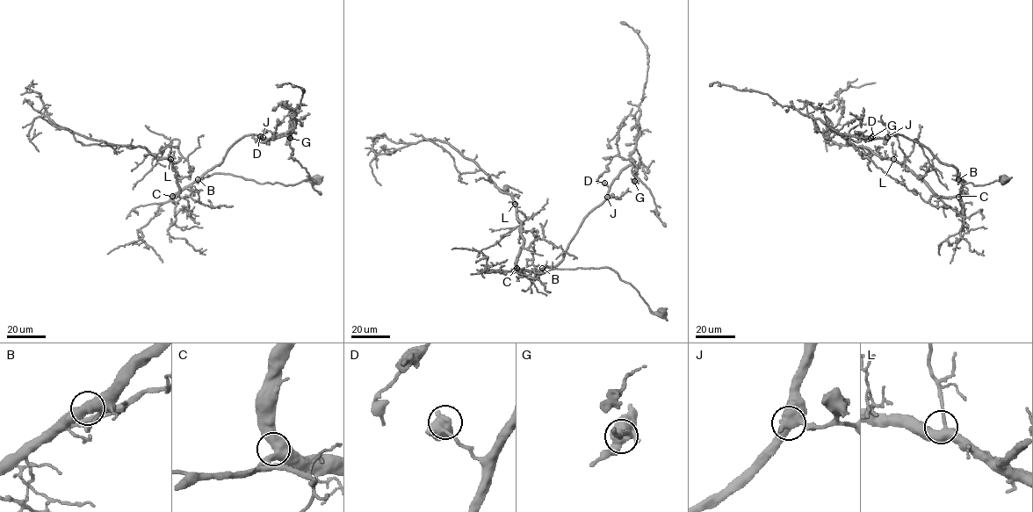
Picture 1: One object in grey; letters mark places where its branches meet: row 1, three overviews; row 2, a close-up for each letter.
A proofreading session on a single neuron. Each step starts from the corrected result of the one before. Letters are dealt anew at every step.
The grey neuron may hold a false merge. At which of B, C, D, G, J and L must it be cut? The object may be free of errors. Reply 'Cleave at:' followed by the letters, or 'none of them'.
Cleave at: none of them

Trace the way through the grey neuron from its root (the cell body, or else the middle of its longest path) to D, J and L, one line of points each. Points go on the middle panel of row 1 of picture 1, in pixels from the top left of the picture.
D: (660, 313), (608, 267), (542, 272), (562, 259), (582, 219), (606, 198), (604, 183)
J: (660, 313), (653, 313), (639, 292), (608, 267), (553, 269), (542, 272), (562, 259), (582, 219), (607, 197)
L: (660, 313), (608, 267), (522, 270), (516, 257), (523, 239), (515, 204)

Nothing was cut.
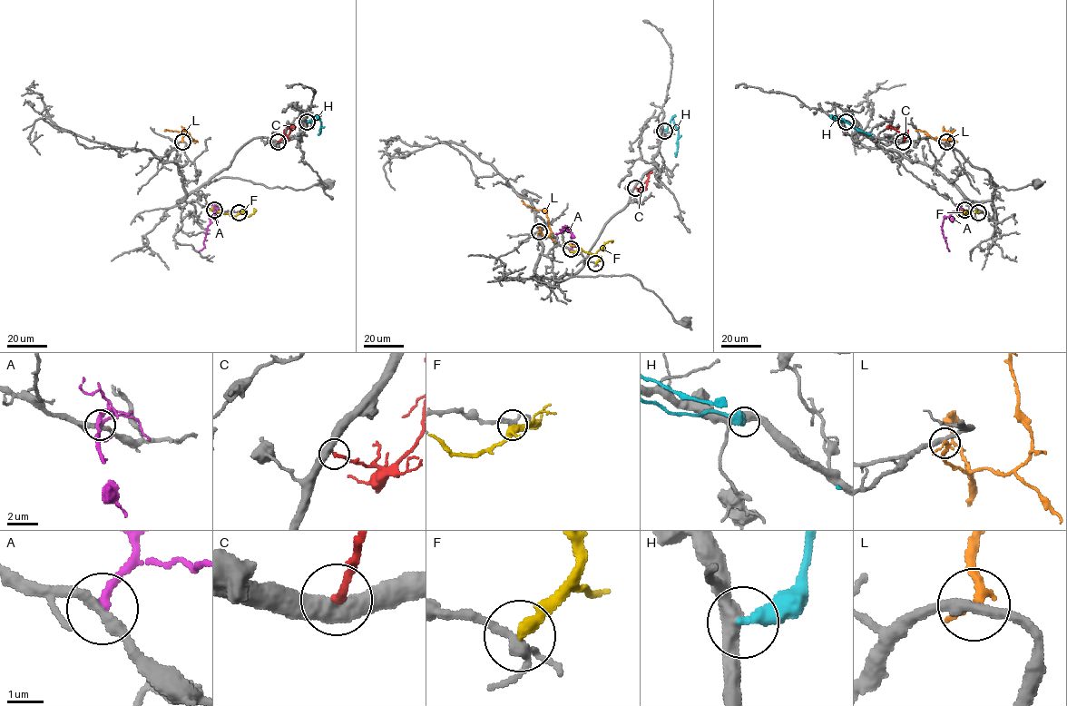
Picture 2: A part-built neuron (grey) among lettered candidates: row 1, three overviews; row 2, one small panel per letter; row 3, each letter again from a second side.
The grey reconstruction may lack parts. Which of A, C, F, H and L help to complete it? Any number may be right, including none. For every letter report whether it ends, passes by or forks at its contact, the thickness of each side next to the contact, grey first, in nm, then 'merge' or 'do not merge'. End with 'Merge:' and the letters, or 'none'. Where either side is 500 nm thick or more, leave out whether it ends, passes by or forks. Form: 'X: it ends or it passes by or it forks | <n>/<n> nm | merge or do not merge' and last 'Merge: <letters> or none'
A: it ends | 280/240 nm | do not merge
C: it ends | 480/220 nm | merge
F: it ends | 240/280 nm | do not merge
H: it ends | 480/400 nm | do not merge
L: it ends | 320/280 nm | do not merge
Merge: C

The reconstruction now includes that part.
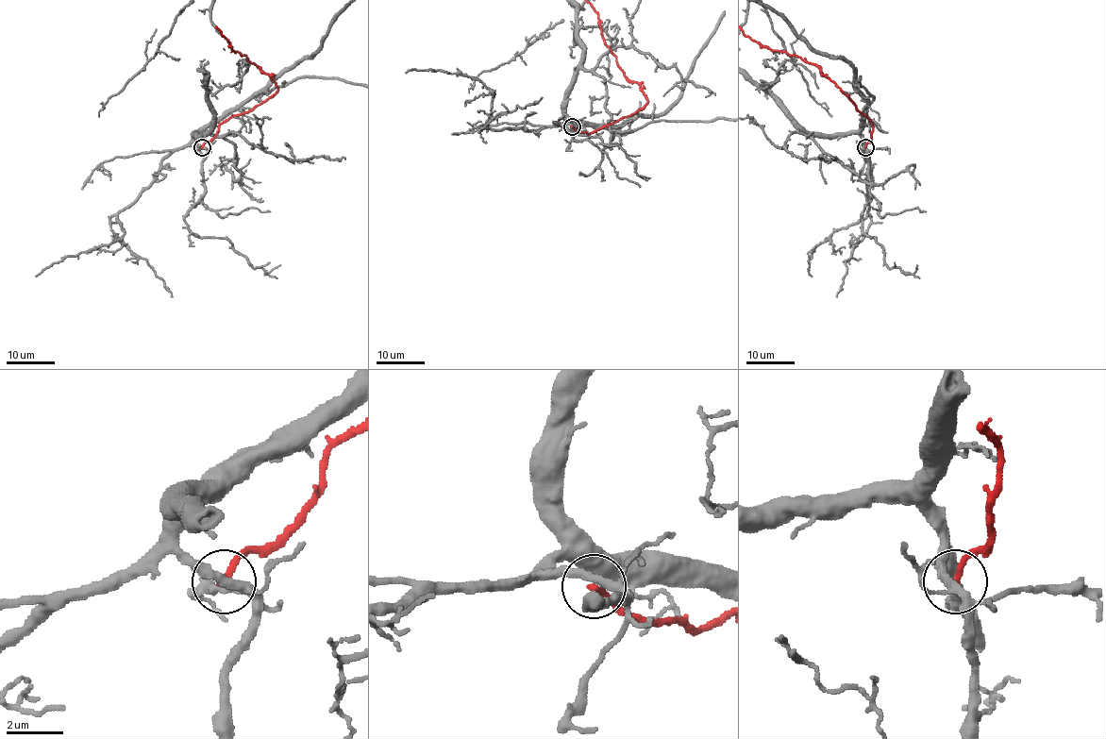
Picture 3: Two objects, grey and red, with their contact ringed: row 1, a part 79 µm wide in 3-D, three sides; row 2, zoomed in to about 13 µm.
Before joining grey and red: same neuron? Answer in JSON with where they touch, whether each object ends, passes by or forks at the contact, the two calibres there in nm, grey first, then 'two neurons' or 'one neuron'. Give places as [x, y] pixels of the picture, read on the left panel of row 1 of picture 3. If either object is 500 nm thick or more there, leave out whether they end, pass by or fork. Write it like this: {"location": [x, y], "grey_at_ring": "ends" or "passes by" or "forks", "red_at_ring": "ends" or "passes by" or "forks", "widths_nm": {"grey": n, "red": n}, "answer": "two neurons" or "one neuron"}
{"location": [202, 147], "grey_at_ring": "forks", "red_at_ring": "ends", "widths_nm": {"grey": 280, "red": 240}, "answer": "two neurons"}

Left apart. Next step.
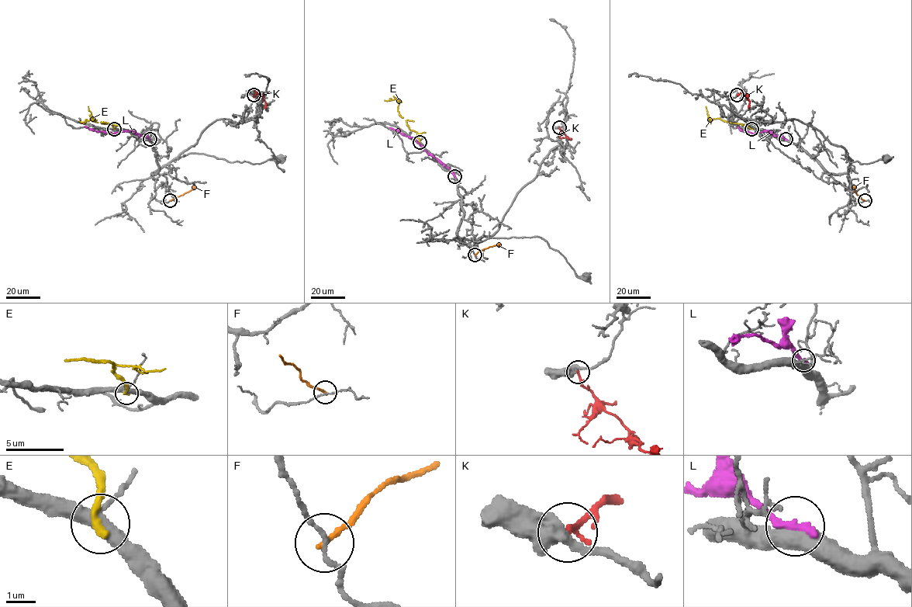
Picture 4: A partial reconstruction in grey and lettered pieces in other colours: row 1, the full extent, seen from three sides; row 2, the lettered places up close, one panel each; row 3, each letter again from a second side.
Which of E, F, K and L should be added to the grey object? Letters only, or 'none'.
none

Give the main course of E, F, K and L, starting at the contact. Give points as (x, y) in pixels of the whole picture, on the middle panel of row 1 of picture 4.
E: (419, 142), (417, 133), (409, 128), (398, 114), (398, 102), (393, 95)
F: (474, 254), (500, 244)
K: (559, 127), (569, 138)
L: (454, 176), (413, 138), (389, 127)

